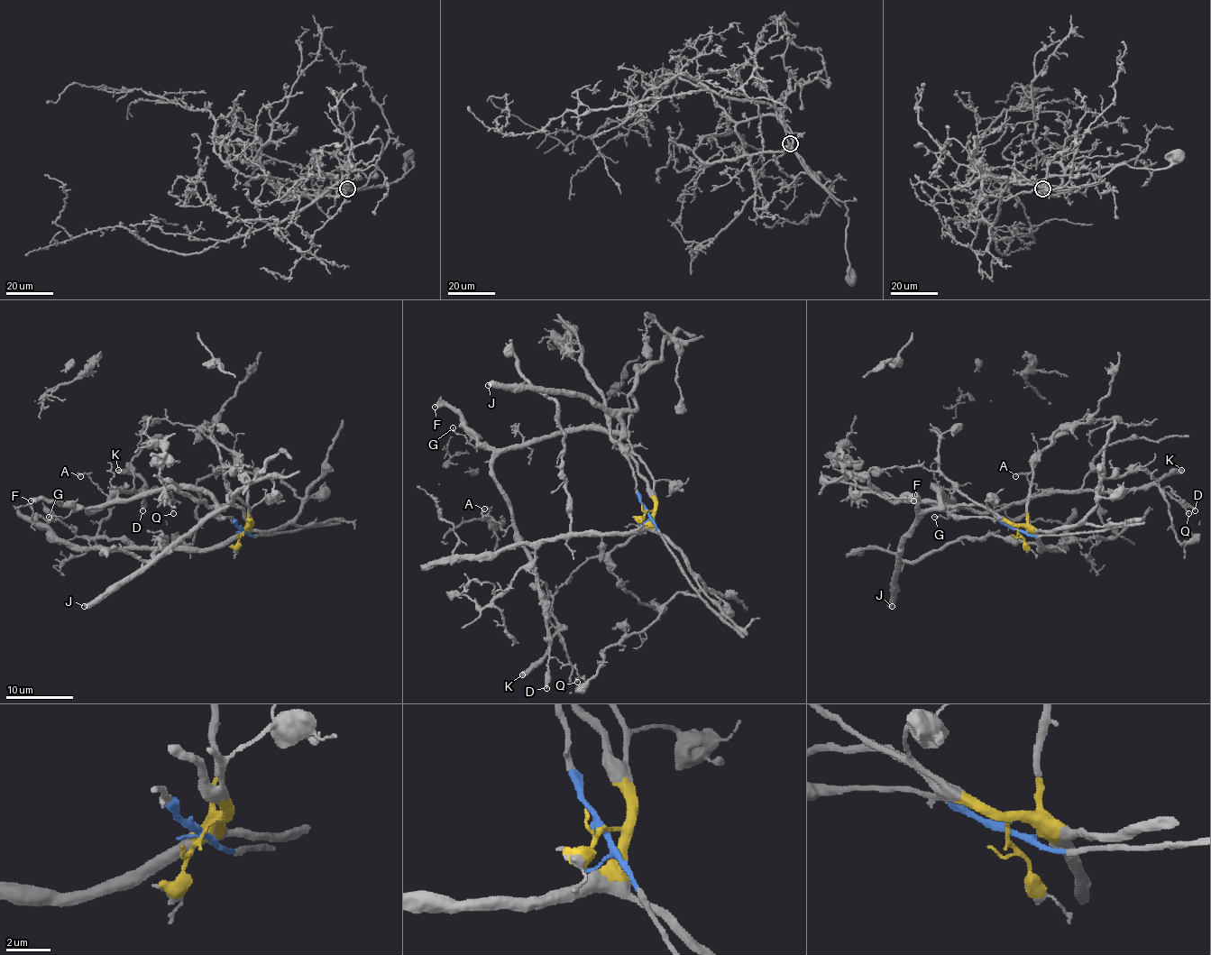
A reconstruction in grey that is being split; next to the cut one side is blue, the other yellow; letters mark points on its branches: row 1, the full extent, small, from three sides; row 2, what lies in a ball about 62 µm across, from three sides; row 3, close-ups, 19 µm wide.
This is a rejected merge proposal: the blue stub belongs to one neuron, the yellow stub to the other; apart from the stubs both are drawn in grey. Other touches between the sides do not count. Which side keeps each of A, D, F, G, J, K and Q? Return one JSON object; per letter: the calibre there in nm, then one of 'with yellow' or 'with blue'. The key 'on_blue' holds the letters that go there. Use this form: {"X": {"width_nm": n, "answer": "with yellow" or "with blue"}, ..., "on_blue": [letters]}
{"A": {"width_nm": 110, "answer": "with blue"}, "D": {"width_nm": 240, "answer": "with blue"}, "F": {"width_nm": 460, "answer": "with blue"}, "G": {"width_nm": 130, "answer": "with blue"}, "J": {"width_nm": 480, "answer": "with blue"}, "K": {"width_nm": 500, "answer": "with blue"}, "Q": {"width_nm": 100, "answer": "with blue"}, "on_blue": ["A", "D", "F", "G", "J", "K", "Q"]}

